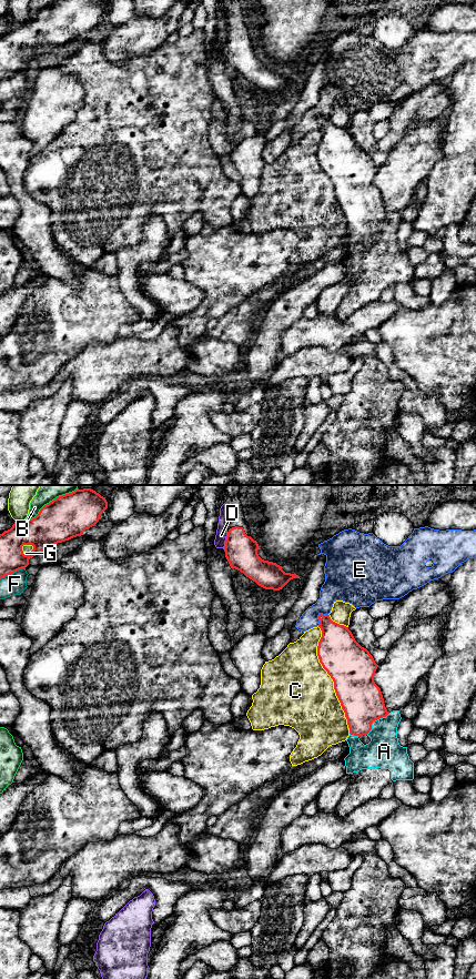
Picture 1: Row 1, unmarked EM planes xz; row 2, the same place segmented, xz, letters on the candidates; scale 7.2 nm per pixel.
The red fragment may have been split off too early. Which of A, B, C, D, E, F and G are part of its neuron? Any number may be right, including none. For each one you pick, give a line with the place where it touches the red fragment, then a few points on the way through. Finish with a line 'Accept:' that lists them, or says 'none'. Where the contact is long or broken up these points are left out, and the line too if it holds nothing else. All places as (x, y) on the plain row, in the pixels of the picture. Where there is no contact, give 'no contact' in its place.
A: xz (375, 222) | across xz (361, 201), (364, 211), (375, 222), (383, 234), (384, 254)
Accept: A

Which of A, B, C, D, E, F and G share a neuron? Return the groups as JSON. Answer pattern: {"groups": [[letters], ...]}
{"groups": [["A"], ["B"], ["C"], ["D"], ["E"], ["F"], ["G"]]}

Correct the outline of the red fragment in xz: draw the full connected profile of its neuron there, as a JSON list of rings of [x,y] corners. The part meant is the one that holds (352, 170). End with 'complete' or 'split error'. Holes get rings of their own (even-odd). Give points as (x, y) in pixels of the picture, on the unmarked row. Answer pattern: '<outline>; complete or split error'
[[[318,118],[322,140],[317,159],[323,171],[334,184],[334,192],[345,215],[350,239],[346,244],[350,256],[344,261],[350,289],[342,299],[335,316],[344,320],[361,307],[379,300],[381,294],[396,283],[414,282],[414,265],[407,250],[398,245],[397,230],[402,222],[399,213],[388,214],[381,191],[374,184],[377,172],[373,159],[354,141],[348,130],[333,124],[330,118]]]; split error

